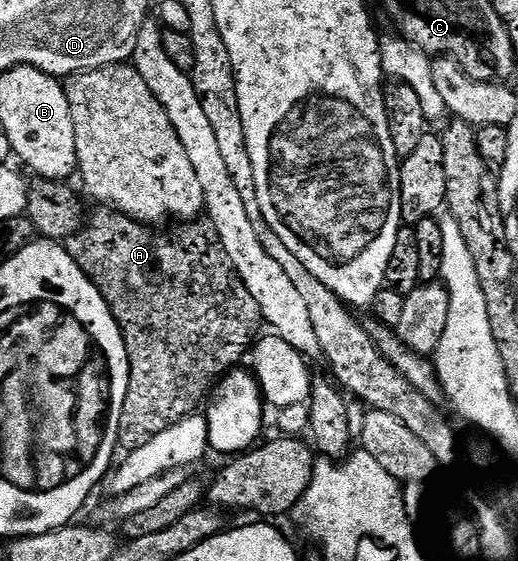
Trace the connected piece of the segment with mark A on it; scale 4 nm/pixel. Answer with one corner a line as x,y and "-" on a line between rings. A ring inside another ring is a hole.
97,209
93,216
92,214
88,216
83,228
67,240
69,256
75,261
75,265
79,265
83,274
96,285
103,301
107,301
107,305
119,325
127,349
129,384
127,385
127,397
123,401
123,413
119,417
119,437
117,438
120,450
125,453
147,445
147,441
151,441
151,437
159,437
159,433
163,433
163,429
171,429
171,425
175,425
186,419
188,415
194,414
200,408
197,406
200,403
202,406
206,402
207,396
212,392
218,380
234,370
240,364
237,362
244,355
246,358
250,354
259,335
257,330
263,327
259,305
247,291
247,286
237,276
231,261
228,260
227,253
224,252
223,245
220,243
219,233
216,232
212,224
208,221
185,221
174,227
177,228
170,235
156,235
153,232
156,230
150,229
144,223
137,222
136,219
122,215
120,211

